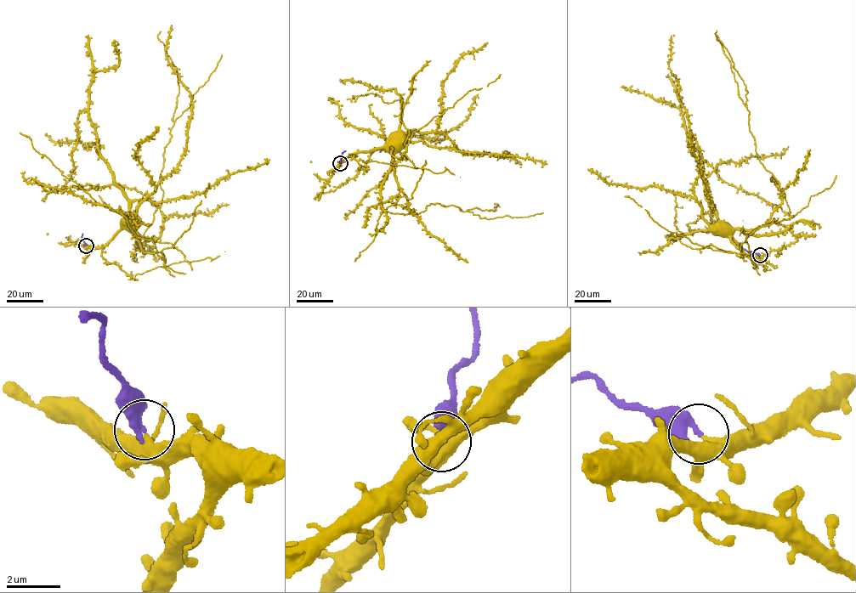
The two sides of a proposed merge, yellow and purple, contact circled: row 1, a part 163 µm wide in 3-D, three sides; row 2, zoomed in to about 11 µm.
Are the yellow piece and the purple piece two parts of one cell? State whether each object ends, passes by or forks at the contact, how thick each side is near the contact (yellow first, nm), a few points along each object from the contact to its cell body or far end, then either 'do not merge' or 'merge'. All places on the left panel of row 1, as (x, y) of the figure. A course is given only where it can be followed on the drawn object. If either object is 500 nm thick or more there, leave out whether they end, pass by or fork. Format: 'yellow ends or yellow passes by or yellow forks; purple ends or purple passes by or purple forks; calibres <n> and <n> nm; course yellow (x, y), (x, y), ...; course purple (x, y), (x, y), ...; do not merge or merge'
calibres 550 and 260 nm; course yellow (86, 245), (97, 247), (108, 245), (119, 231), (124, 217), (128, 217); course purple (86, 245), (82, 238), (82, 234); do not merge

